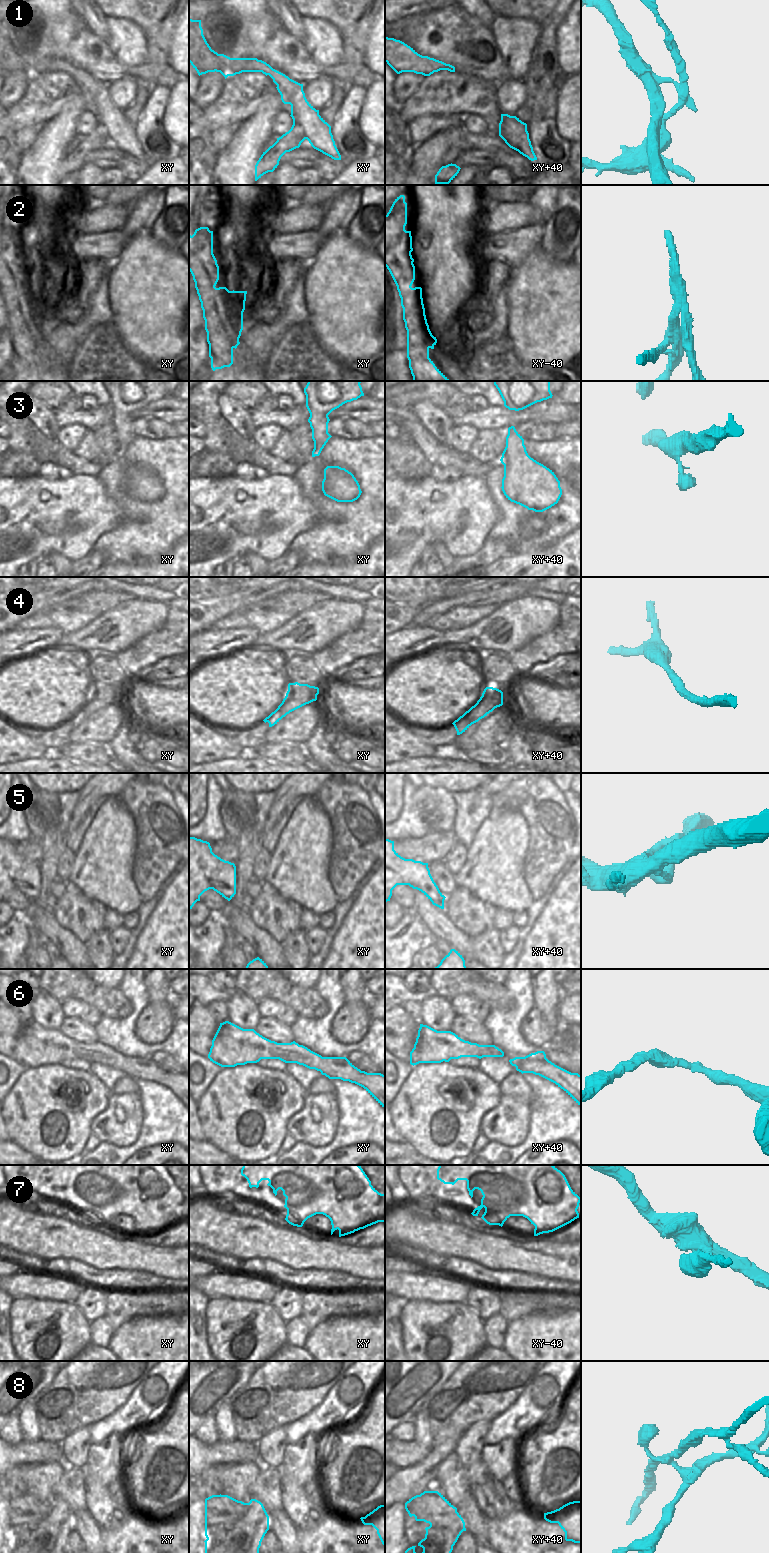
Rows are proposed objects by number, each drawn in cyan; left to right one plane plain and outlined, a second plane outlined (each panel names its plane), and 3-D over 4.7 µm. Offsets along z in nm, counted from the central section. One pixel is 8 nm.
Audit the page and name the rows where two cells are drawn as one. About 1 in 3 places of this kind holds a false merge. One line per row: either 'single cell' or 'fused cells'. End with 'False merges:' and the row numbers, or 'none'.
1: fused cells
2: fused cells
3: single cell
4: single cell
5: single cell
6: single cell
7: fused cells
8: fused cells
False merges: 1, 2, 7, 8

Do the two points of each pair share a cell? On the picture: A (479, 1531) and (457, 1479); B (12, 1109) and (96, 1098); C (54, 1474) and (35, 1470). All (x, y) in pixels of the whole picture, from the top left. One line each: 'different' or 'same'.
A: same
B: same
C: same

